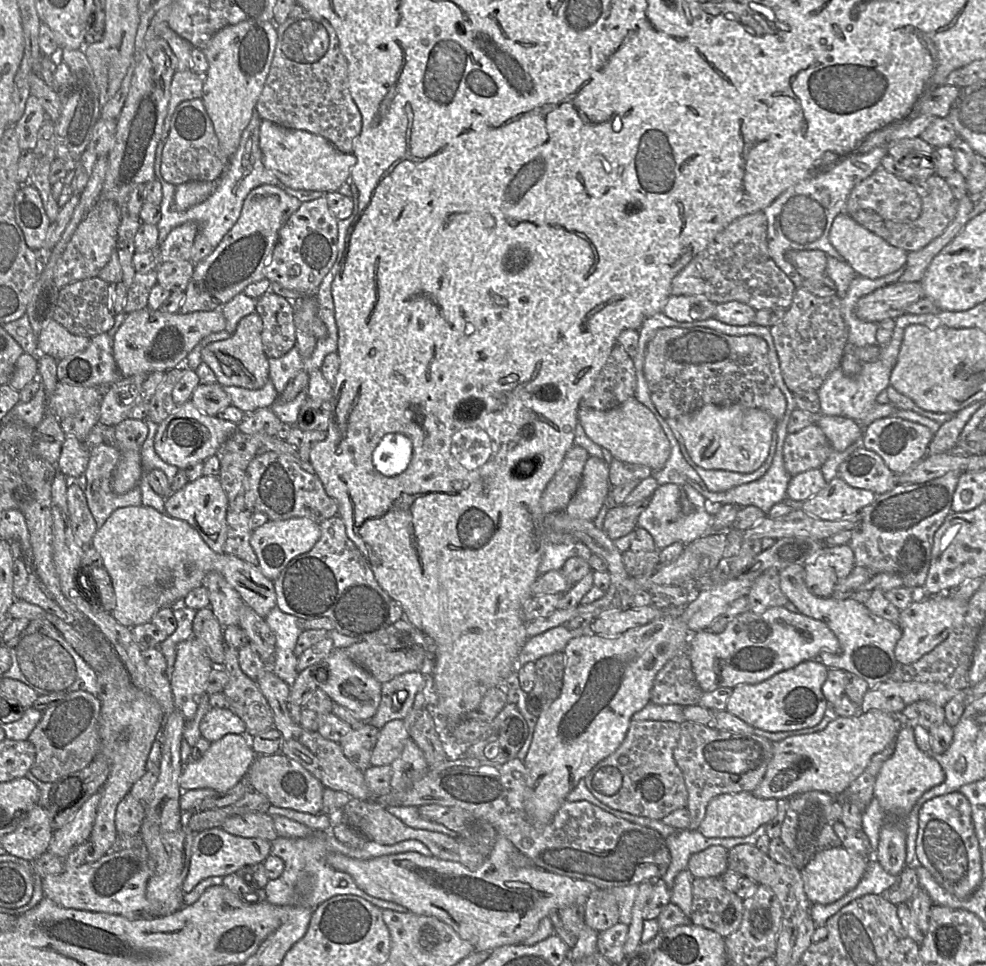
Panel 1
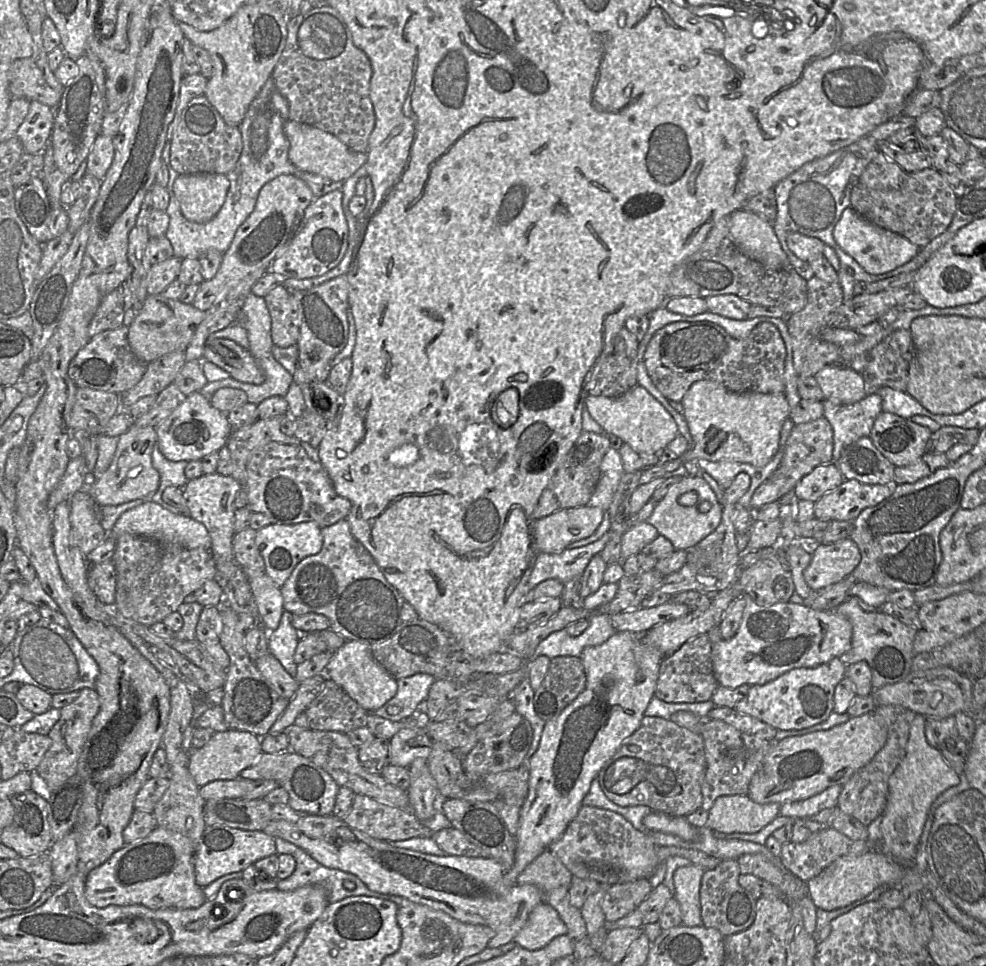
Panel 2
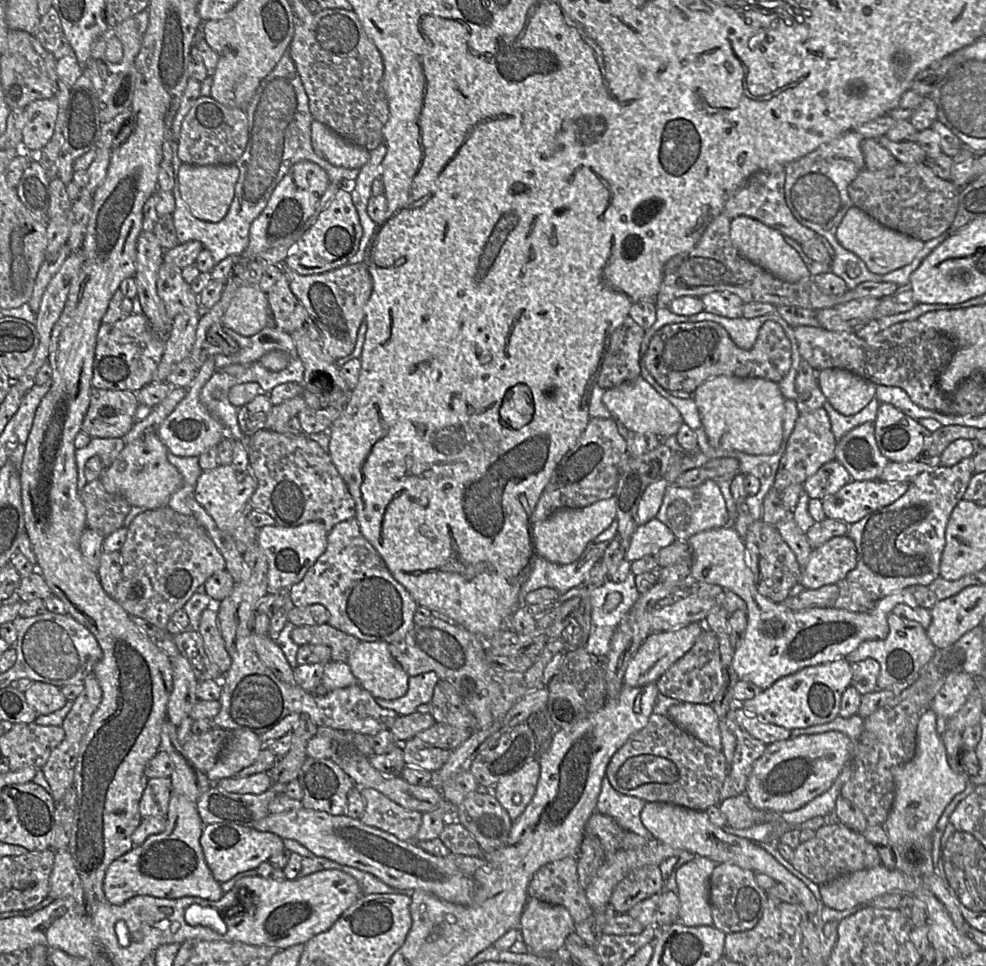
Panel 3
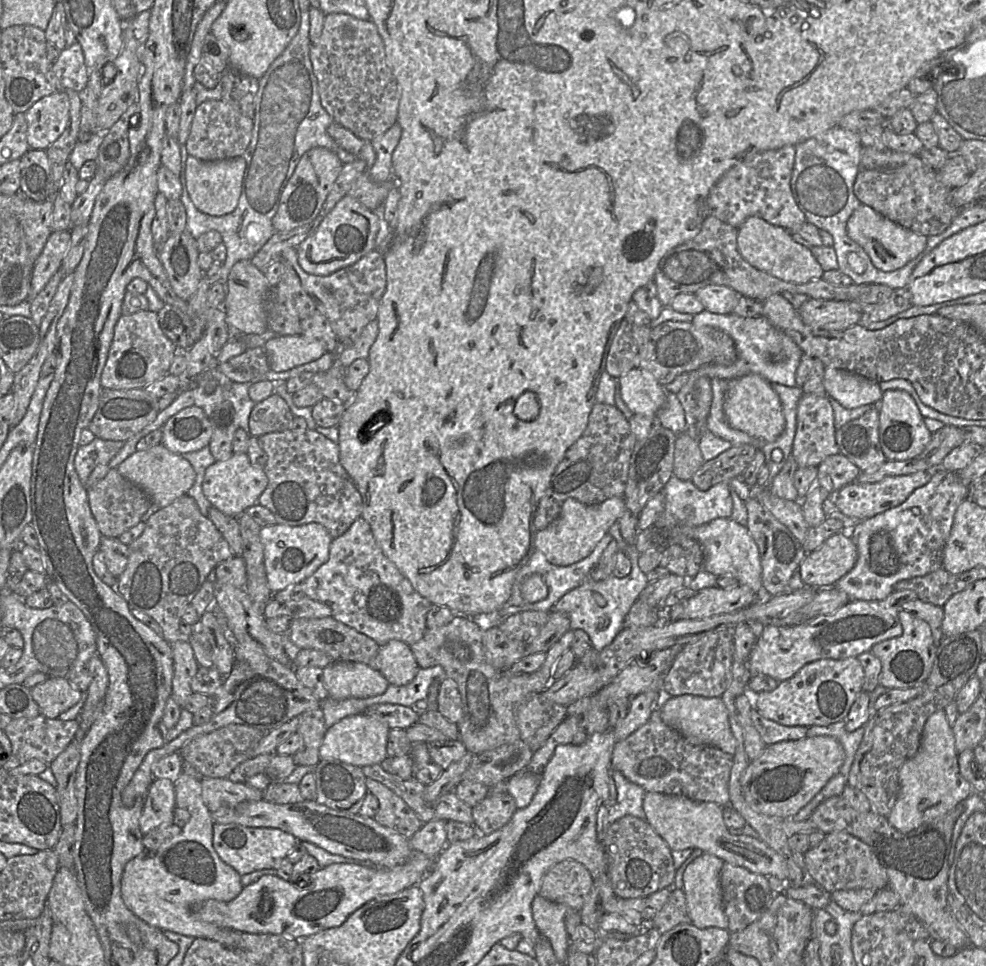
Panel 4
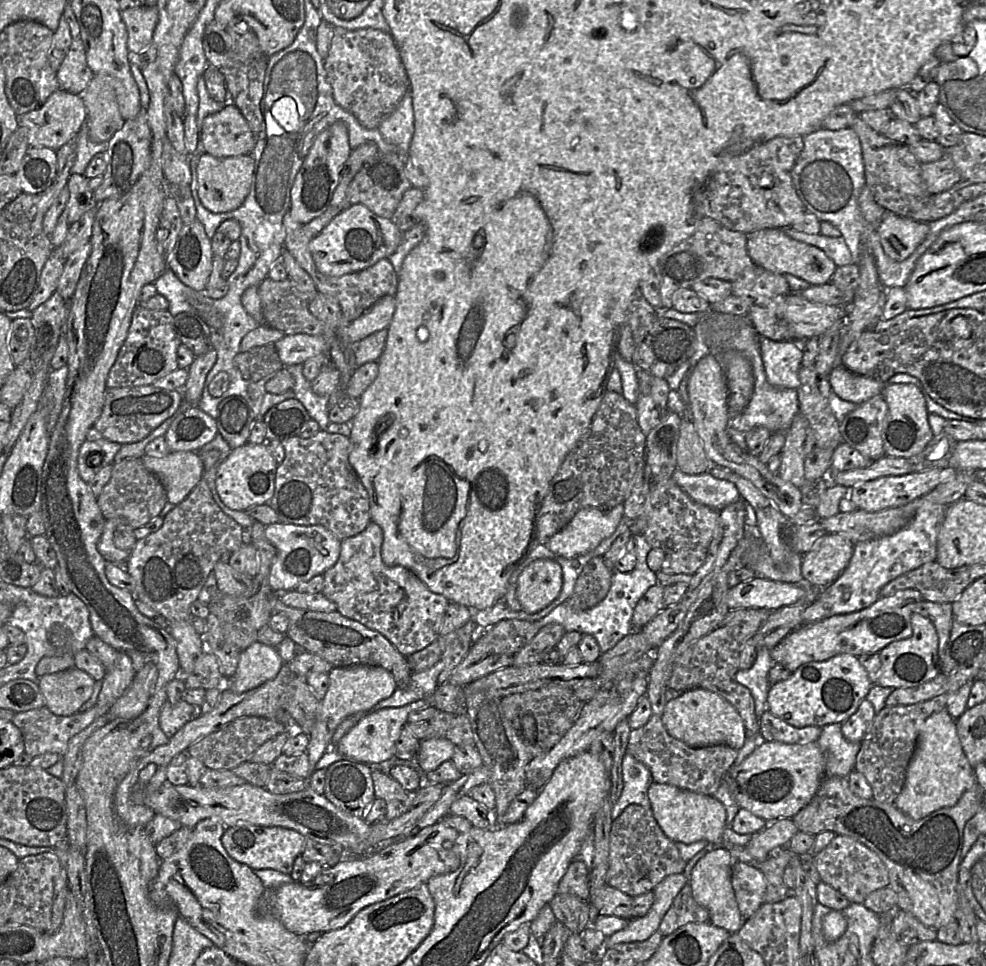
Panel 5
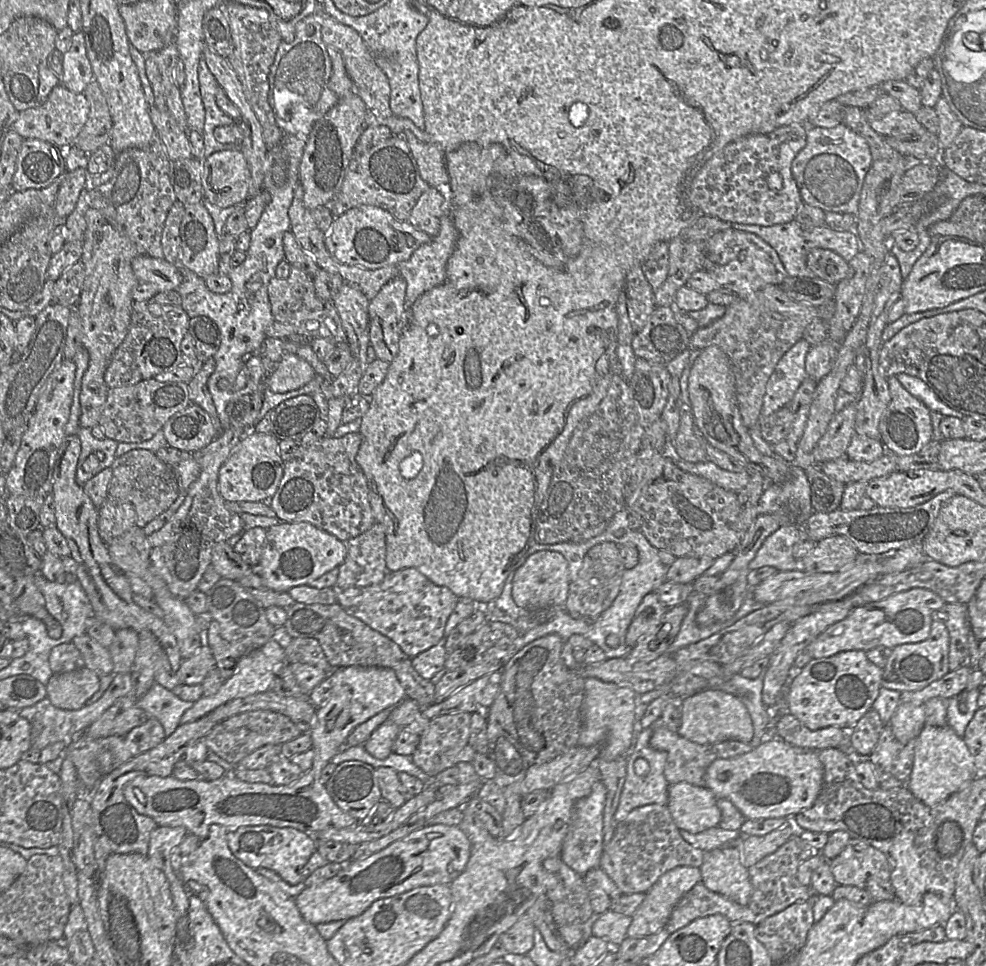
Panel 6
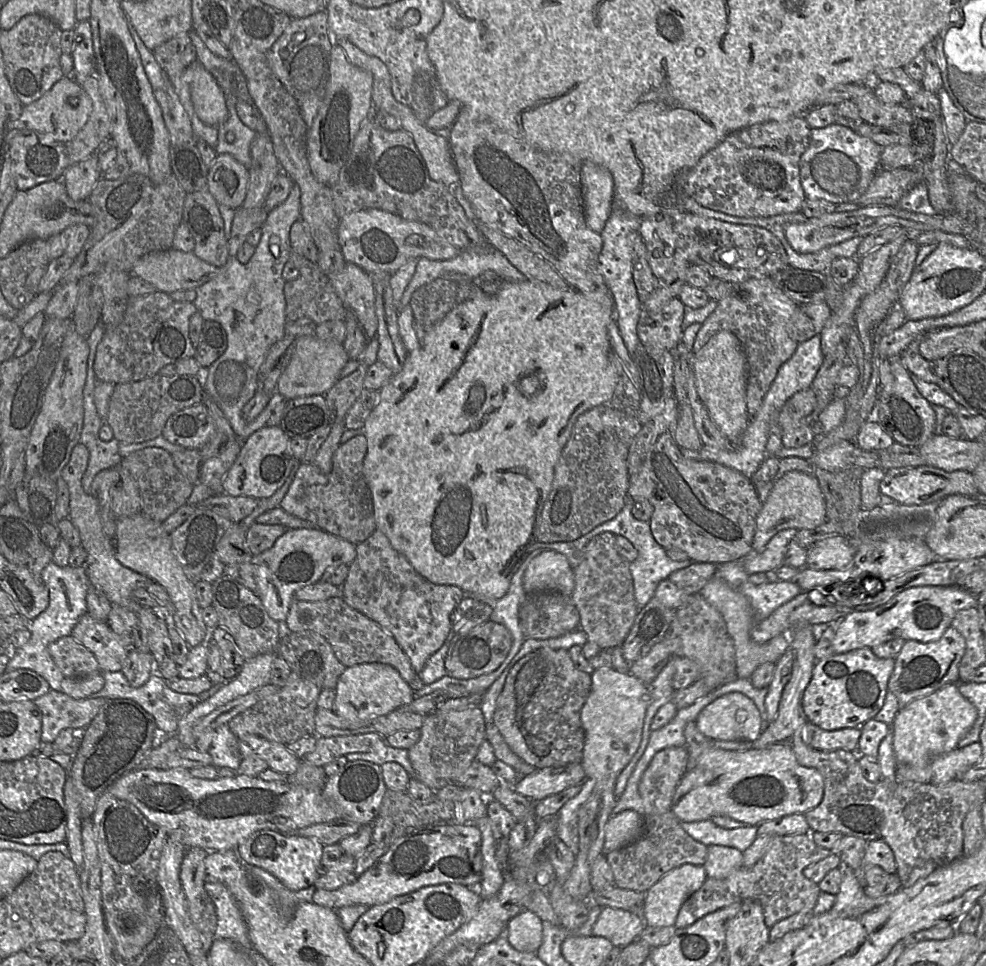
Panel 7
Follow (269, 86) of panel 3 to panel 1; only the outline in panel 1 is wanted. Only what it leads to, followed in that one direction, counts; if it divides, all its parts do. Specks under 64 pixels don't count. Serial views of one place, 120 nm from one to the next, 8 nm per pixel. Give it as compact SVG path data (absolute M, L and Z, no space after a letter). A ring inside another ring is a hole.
M254 111L248 124L241 133L237 149L230 158L226 170L217 181L214 193L204 202L197 204L186 211L177 211L174 201L175 185L159 179L162 184L162 200L160 202L161 218L157 223L159 231L159 244L162 243L172 229L188 221L197 223L198 232L202 234L212 247L218 246L227 232L235 225L240 217L243 203L249 192L261 185L269 184L278 186L301 202L318 199L328 192L295 190L285 187L276 176L263 164L263 156L259 146L259 129L261 119Z

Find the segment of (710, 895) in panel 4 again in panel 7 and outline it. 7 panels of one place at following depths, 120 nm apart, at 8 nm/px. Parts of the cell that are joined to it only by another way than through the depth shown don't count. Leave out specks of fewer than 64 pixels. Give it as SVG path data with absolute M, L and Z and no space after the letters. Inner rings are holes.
M710 845L707 850L703 866L709 878L724 879L742 866L743 853L736 848Z

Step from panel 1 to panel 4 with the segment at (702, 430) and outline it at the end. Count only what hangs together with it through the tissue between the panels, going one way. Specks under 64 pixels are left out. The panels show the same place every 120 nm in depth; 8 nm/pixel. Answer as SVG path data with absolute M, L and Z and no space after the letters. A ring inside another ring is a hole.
M754 373L729 381L723 406L729 425L750 437L763 439L766 442L775 441L785 429L785 418L779 395L771 383Z

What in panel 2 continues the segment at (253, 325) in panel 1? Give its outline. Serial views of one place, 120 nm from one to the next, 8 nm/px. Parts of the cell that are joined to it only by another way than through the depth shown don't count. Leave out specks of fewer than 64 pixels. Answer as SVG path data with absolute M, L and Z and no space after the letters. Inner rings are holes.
M208 338L203 359L222 368L238 381L259 385L265 380L265 373L251 352L233 340Z

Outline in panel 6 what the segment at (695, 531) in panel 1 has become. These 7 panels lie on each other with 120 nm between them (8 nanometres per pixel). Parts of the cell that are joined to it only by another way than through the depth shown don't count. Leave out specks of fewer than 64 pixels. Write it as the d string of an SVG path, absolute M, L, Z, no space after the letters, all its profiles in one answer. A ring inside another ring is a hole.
M676 459L675 464L683 471L706 478L717 486L735 493L739 493L747 486L751 476L747 470L739 473L730 472L709 460L701 463L691 463L683 459Z

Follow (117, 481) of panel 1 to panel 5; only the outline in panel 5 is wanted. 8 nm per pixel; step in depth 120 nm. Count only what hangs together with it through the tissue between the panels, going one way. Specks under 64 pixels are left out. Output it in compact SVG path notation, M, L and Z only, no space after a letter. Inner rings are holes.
M169 452L164 456L141 458L143 465L162 482L168 503L181 503L203 477L204 468L197 452Z

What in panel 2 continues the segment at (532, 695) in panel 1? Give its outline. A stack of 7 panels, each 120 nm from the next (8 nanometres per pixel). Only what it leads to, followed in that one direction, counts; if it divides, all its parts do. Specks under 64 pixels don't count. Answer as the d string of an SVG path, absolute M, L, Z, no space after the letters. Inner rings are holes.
M580 657L552 658L541 686L534 693L536 714L546 722L556 718L585 686L586 674Z

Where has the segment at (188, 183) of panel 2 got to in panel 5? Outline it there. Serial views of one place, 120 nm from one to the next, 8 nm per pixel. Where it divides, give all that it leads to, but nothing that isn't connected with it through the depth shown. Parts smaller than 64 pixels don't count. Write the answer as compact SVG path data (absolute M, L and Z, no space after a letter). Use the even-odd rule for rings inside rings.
M202 154L196 165L197 194L201 203L213 213L225 213L237 209L249 193L253 172L254 160L250 154L226 158Z

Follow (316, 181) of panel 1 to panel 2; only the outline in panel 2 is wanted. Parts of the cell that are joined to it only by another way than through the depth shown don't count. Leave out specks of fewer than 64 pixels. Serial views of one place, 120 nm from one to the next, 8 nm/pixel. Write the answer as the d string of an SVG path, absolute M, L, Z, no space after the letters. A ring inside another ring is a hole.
M287 120L283 132L289 141L289 160L300 171L317 174L333 182L344 182L366 163L366 153L350 150L336 136L312 125Z

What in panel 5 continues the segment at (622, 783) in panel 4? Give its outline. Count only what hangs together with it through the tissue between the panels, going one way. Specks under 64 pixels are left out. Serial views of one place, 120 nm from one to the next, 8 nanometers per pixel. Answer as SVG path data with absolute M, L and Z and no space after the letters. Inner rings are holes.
M629 753L622 761L623 789L620 797L614 803L611 818L617 819L625 808L631 804L638 804L650 808L648 788L653 783L649 769Z

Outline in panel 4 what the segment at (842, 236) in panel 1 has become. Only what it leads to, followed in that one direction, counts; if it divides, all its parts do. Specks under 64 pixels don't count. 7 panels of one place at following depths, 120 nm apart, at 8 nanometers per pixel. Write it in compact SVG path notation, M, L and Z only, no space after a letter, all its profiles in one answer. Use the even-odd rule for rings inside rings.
M861 203L847 221L847 235L868 254L872 264L884 272L902 268L926 247L928 237L915 233L891 221L871 207Z

